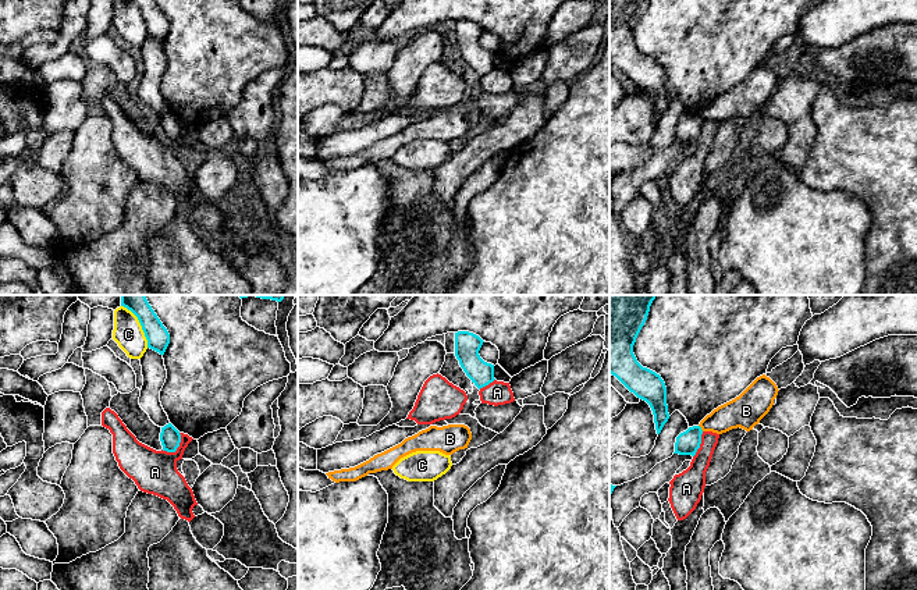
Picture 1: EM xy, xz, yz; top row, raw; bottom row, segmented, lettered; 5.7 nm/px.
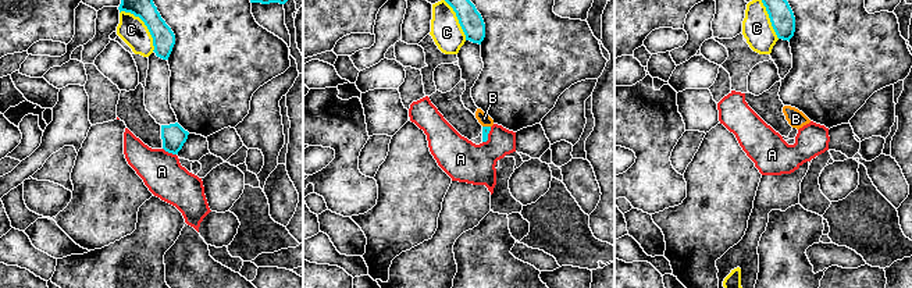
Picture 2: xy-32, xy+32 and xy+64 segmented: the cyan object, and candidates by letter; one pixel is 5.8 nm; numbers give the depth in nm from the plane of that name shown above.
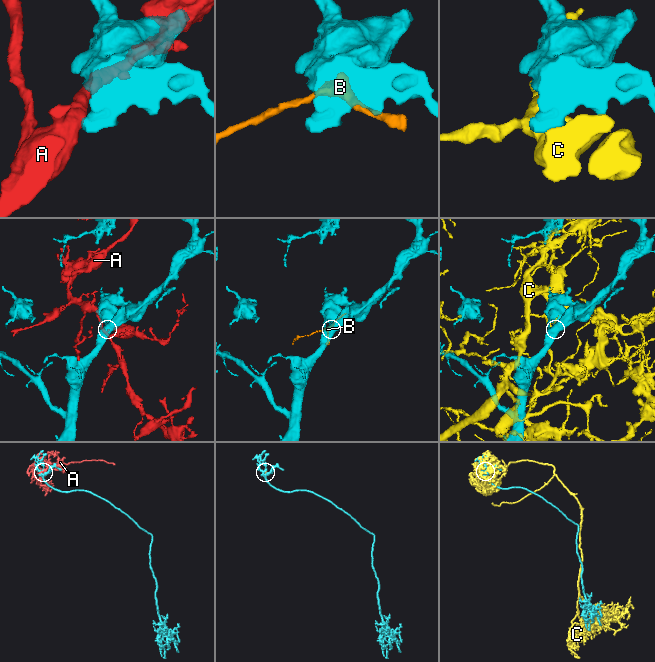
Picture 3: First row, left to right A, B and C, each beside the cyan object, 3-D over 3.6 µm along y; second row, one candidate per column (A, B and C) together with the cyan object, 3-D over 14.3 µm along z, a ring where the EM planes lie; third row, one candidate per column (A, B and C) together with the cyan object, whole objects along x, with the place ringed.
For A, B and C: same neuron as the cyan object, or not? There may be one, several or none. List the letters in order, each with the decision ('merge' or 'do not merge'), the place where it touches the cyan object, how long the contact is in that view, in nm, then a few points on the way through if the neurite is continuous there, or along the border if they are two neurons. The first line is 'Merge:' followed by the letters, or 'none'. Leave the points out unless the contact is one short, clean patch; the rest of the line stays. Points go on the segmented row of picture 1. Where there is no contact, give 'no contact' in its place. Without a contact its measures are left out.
Merge: none
A: do not merge | xy (177, 447) | 150 nm | along xy (180, 433), (180, 445), (174, 451), (162, 450)
B: do not merge | yz (700, 427) | 50 nm | along yz (699, 425), (703, 430)
C: do not merge | xy (141, 324) | 300 nm

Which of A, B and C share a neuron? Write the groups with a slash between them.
A / B / C

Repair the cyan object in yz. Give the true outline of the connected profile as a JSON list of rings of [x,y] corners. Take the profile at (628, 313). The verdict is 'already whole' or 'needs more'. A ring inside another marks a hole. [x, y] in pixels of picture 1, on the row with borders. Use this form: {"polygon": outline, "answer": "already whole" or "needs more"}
{"polygon": [[[609,295],[609,373],[650,405],[660,434],[669,419],[667,387],[661,376],[643,367],[633,353],[655,296]]], "answer": "already whole"}

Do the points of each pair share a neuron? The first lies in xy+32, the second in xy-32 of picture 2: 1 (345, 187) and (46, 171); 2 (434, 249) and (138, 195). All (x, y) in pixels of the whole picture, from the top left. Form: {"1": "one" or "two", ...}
{"1": "two", "2": "two"}

